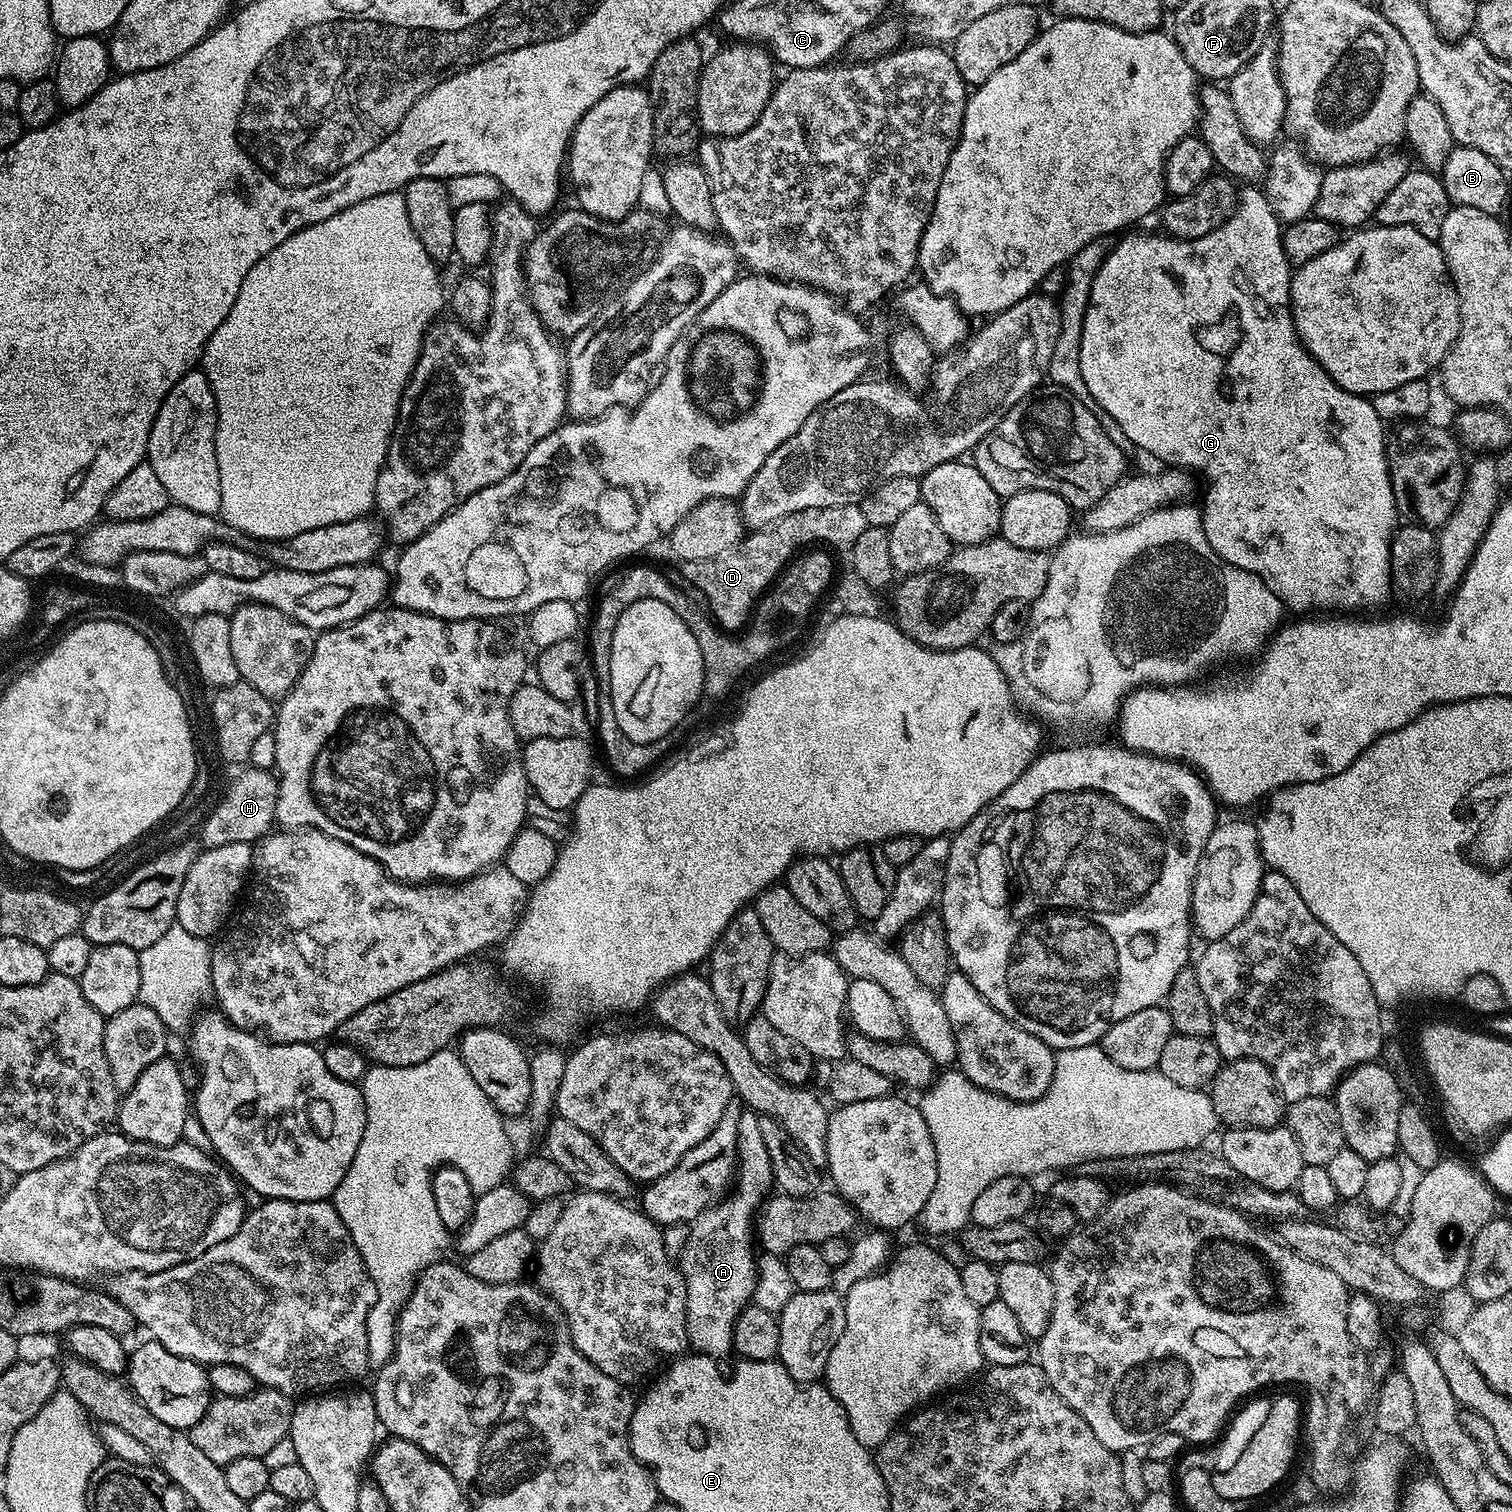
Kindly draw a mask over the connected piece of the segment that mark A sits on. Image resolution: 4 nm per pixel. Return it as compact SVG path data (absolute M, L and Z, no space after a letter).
M741 1111L736 1136L738 1171L734 1176L734 1191L717 1199L691 1221L688 1237L680 1248L680 1260L678 1256L678 1267L686 1286L688 1342L702 1356L721 1358L733 1351L732 1327L754 1294L754 1217L774 1188L770 1154L766 1154L766 1142L762 1142L760 1117L758 1112Z

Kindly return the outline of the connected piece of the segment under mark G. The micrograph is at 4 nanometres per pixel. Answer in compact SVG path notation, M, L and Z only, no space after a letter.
M1252 186L1252 204L1248 204L1248 208L1243 208L1243 206L1241 206L1241 205L1240 205L1240 204L1239 204L1239 203L1237 203L1237 206L1236 206L1236 210L1235 210L1235 212L1233 212L1233 213L1232 213L1232 216L1231 216L1231 217L1230 217L1230 219L1229 219L1229 220L1225 220L1225 221L1224 221L1224 224L1223 224L1223 225L1222 225L1222 226L1218 226L1218 230L1214 230L1214 231L1213 231L1213 232L1211 232L1211 233L1210 233L1210 234L1206 234L1206 235L1205 235L1205 236L1203 236L1203 237L1202 237L1202 238L1198 238L1198 239L1197 239L1197 240L1186 240L1186 241L1183 241L1183 244L1181 244L1181 241L1179 241L1179 240L1177 240L1177 239L1175 239L1175 238L1163 238L1163 239L1164 239L1164 240L1143 240L1143 238L1142 238L1142 237L1140 237L1140 236L1128 236L1128 235L1132 235L1132 234L1124 234L1124 235L1121 235L1121 236L1120 236L1120 237L1119 237L1119 239L1117 239L1117 240L1120 240L1120 239L1121 239L1121 240L1120 240L1120 241L1118 241L1118 242L1117 242L1117 244L1115 244L1115 243L1113 243L1113 244L1112 244L1112 245L1111 245L1111 247L1109 247L1109 250L1108 250L1108 257L1107 257L1107 258L1106 258L1106 259L1104 259L1104 261L1103 261L1103 262L1102 262L1102 266L1101 266L1101 267L1100 267L1100 269L1099 269L1099 270L1098 270L1098 274L1097 274L1097 275L1096 275L1096 277L1095 277L1095 278L1094 278L1094 282L1093 282L1093 283L1092 283L1092 289L1091 289L1091 290L1090 290L1090 294L1089 294L1089 295L1088 295L1088 299L1087 299L1087 302L1088 302L1088 309L1087 309L1087 310L1086 310L1086 318L1085 318L1085 319L1084 319L1084 325L1083 325L1083 326L1082 326L1082 350L1081 350L1081 351L1080 351L1080 361L1081 361L1081 362L1082 362L1082 379L1084 379L1084 380L1085 380L1085 382L1086 382L1086 387L1088 387L1088 389L1090 389L1090 394L1091 394L1091 395L1092 395L1092 397L1093 397L1093 398L1094 398L1094 402L1098 402L1098 406L1102 406L1102 410L1106 410L1106 414L1110 414L1110 418L1114 418L1114 422L1118 422L1118 426L1122 426L1122 430L1123 430L1123 432L1125 432L1125 433L1126 433L1126 438L1130 438L1130 442L1134 442L1134 443L1135 443L1135 444L1136 444L1136 446L1137 446L1137 449L1139 449L1139 451L1140 451L1140 452L1141 452L1141 453L1142 453L1142 452L1143 452L1143 451L1144 451L1144 452L1149 452L1149 454L1150 454L1150 455L1152 455L1152 456L1153 456L1153 458L1154 458L1154 459L1156 459L1156 460L1161 460L1161 462L1162 462L1162 463L1161 463L1161 465L1164 465L1164 466L1171 466L1171 467L1174 467L1174 468L1178 468L1178 469L1181 469L1181 470L1187 470L1187 471L1188 471L1188 472L1189 472L1189 473L1192 473L1192 474L1197 474L1197 473L1196 473L1196 472L1201 472L1201 474L1202 474L1202 475L1204 475L1204 480L1205 480L1205 482L1206 482L1206 483L1208 483L1208 489L1206 489L1206 490L1205 490L1205 492L1204 492L1204 504L1203 504L1203 503L1202 503L1202 511L1201 511L1201 514L1200 514L1200 517L1201 517L1201 518L1202 518L1202 526L1203 526L1203 527L1204 527L1204 529L1205 529L1205 530L1206 530L1206 542L1210 542L1210 546L1211 546L1211 547L1212 547L1212 549L1213 549L1213 550L1214 550L1214 554L1218 554L1218 558L1222 558L1222 559L1223 559L1223 560L1224 560L1224 561L1226 561L1226 562L1227 562L1227 563L1228 563L1228 564L1233 564L1233 565L1234 565L1234 566L1238 566L1238 567L1239 567L1239 568L1241 568L1241 569L1242 569L1242 570L1246 570L1246 571L1247 571L1247 572L1249 572L1249 573L1250 573L1250 574L1254 574L1254 575L1255 575L1255 576L1257 576L1257 577L1258 577L1258 578L1262 578L1262 582L1266 582L1266 586L1270 586L1270 590L1271 590L1271 591L1272 591L1272 592L1273 592L1273 594L1274 594L1274 595L1276 595L1276 597L1278 597L1278 598L1279 598L1279 600L1280 600L1280 603L1281 603L1281 604L1283 604L1283 605L1284 605L1284 607L1285 607L1285 609L1287 609L1287 611L1288 611L1288 612L1289 612L1289 613L1292 613L1292 612L1296 612L1296 613L1292 613L1292 614L1316 614L1316 613L1319 613L1319 612L1316 612L1316 611L1318 611L1318 610L1319 610L1319 608L1332 608L1332 609L1328 609L1328 610L1335 610L1335 611L1336 611L1336 612L1337 612L1337 613L1340 613L1340 614L1348 614L1348 613L1351 613L1351 612L1352 612L1352 611L1353 611L1353 610L1364 610L1364 609L1360 609L1360 608L1376 608L1376 607L1378 607L1378 606L1379 606L1379 604L1384 604L1384 603L1386 603L1386 602L1387 602L1387 600L1388 600L1388 591L1390 591L1390 590L1391 590L1391 591L1393 591L1393 588L1394 588L1394 585L1393 585L1393 583L1392 583L1392 567L1391 567L1391 566L1390 566L1390 542L1391 542L1391 541L1392 541L1392 533L1393 533L1393 532L1395 532L1395 531L1396 531L1396 529L1397 529L1397 527L1398 527L1398 513L1397 513L1397 510L1396 510L1396 499L1395 499L1395 498L1394 498L1394 490L1393 490L1393 489L1392 489L1392 483L1391 483L1391 482L1390 482L1390 474L1389 474L1389 473L1388 473L1388 449L1387 449L1387 447L1386 447L1386 424L1385 424L1385 421L1383 421L1383 420L1381 420L1381 418L1380 418L1380 417L1379 417L1379 416L1378 416L1378 412L1377 412L1377 411L1376 411L1376 409L1375 409L1375 406L1374 406L1374 404L1373 404L1373 401L1372 401L1372 400L1371 400L1371 399L1369 399L1369 397L1366 397L1366 396L1355 396L1355 395L1354 395L1354 393L1352 393L1352 392L1347 392L1347 391L1346 391L1346 390L1342 390L1342 389L1341 389L1341 388L1340 388L1340 387L1339 387L1339 386L1337 386L1337 384L1336 384L1336 383L1335 383L1335 382L1334 382L1334 378L1330 378L1330 374L1326 374L1326 370L1322 370L1322 366L1321 366L1321 365L1320 365L1320 363L1318 363L1318 361L1316 361L1316 360L1315 360L1315 359L1314 359L1314 357L1312 357L1312 355L1311 355L1311 354L1309 354L1309 352L1307 352L1307 350L1306 350L1306 349L1305 349L1305 348L1304 348L1304 343L1302 343L1302 342L1301 342L1301 341L1300 341L1300 335L1299 335L1299 334L1298 334L1298 333L1296 333L1296 327L1295 327L1295 326L1294 326L1294 322L1293 322L1293 321L1292 321L1292 303L1291 303L1291 302L1290 302L1290 286L1291 286L1291 285L1292 285L1292 273L1293 273L1293 271L1294 271L1294 268L1293 268L1293 265L1292 265L1292 264L1291 264L1291 263L1290 263L1290 261L1289 261L1289 259L1288 259L1288 255L1286 255L1286 254L1285 254L1285 252L1284 252L1284 237L1283 237L1283 235L1282 235L1282 221L1281 221L1281 220L1280 220L1280 219L1278 219L1278 217L1277 217L1277 216L1276 216L1276 215L1275 215L1275 214L1274 214L1274 212L1273 212L1273 210L1272 210L1272 207L1271 207L1271 206L1270 206L1270 204L1269 204L1269 202L1268 202L1268 198L1267 198L1267 196L1265 196L1265 195L1264 195L1264 193L1263 193L1263 191L1261 191L1261 189L1260 189L1260 188L1259 188L1259 187L1256 187L1256 186Z

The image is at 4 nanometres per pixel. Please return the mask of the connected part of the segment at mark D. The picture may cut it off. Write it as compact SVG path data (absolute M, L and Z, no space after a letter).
M859 503L818 506L790 514L769 527L749 531L735 548L714 558L683 562L682 570L685 578L704 595L712 620L724 630L740 630L749 623L758 601L797 553L815 545L815 540L821 540L819 543L824 546L833 544L836 548L851 549L852 544L858 542L862 530L869 527Z

